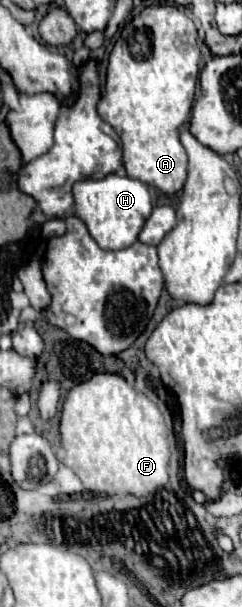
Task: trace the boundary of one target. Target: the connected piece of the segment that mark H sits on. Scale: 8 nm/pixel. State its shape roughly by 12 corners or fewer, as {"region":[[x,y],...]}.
{"region":[[119,174],[73,184],[75,216],[103,250],[137,240],[151,196]]}

